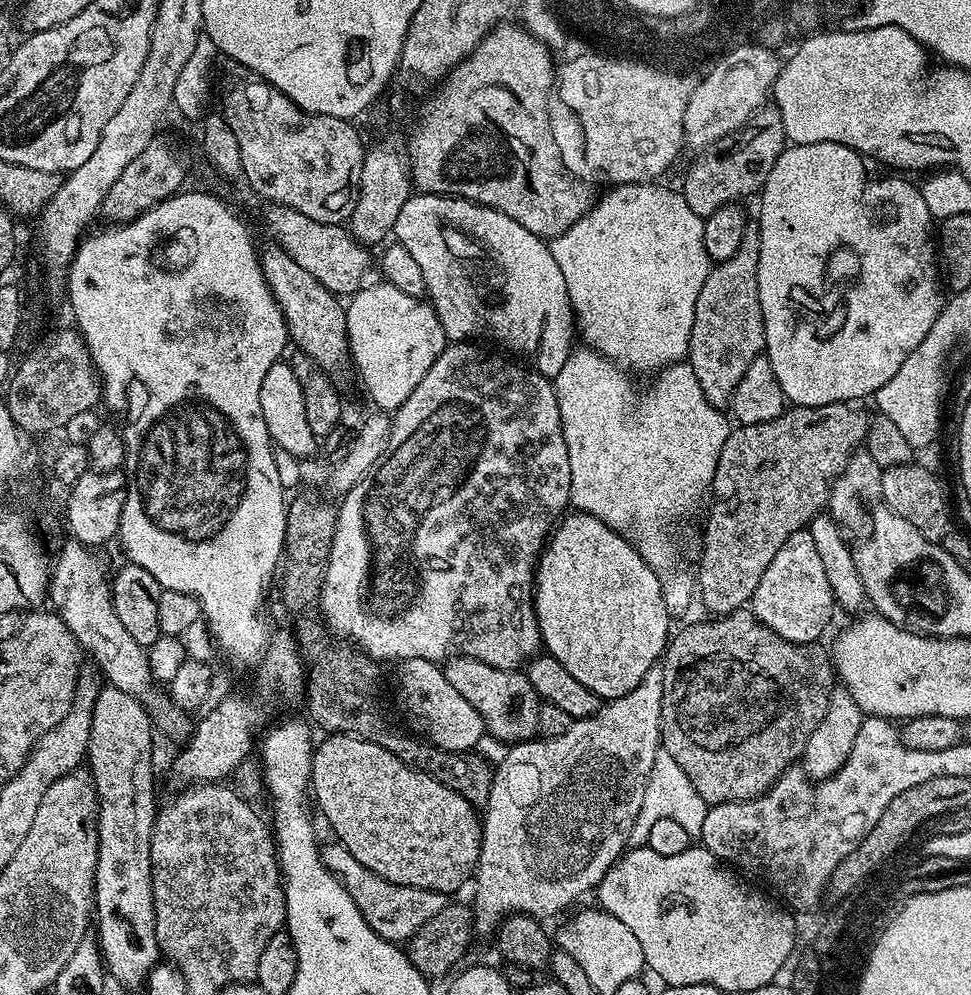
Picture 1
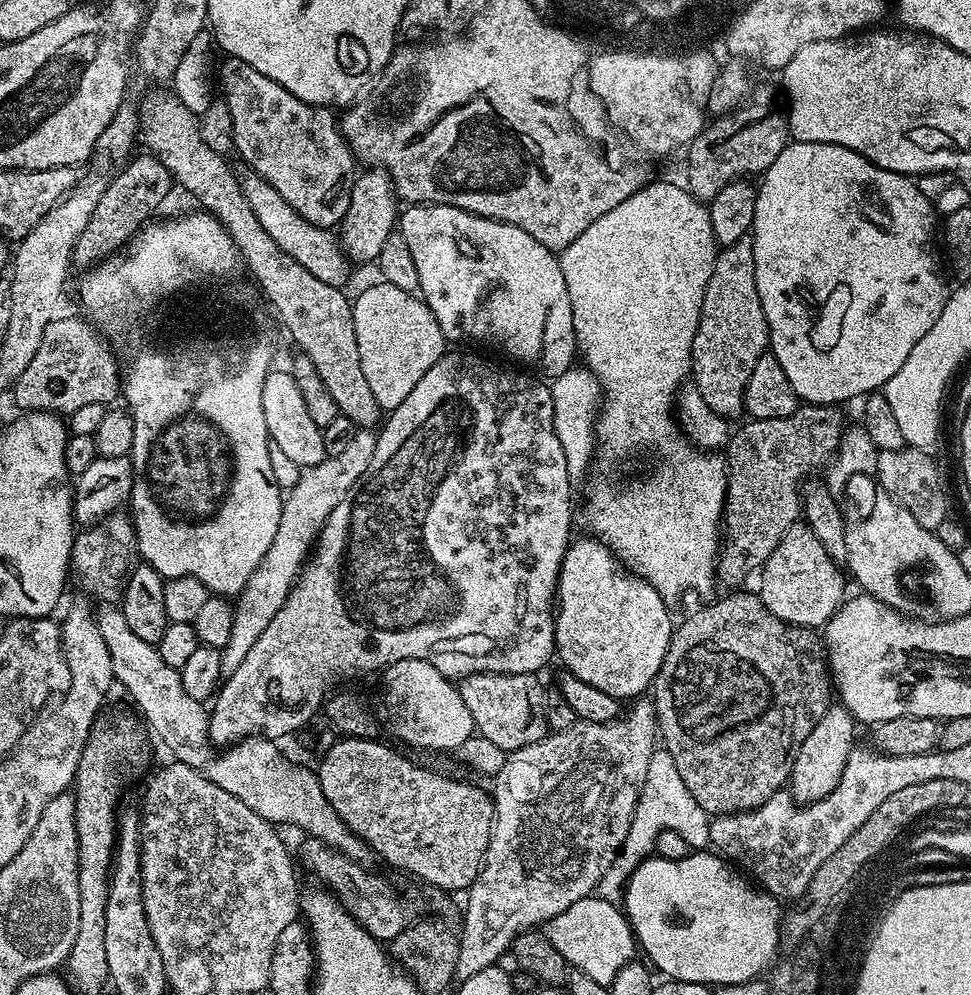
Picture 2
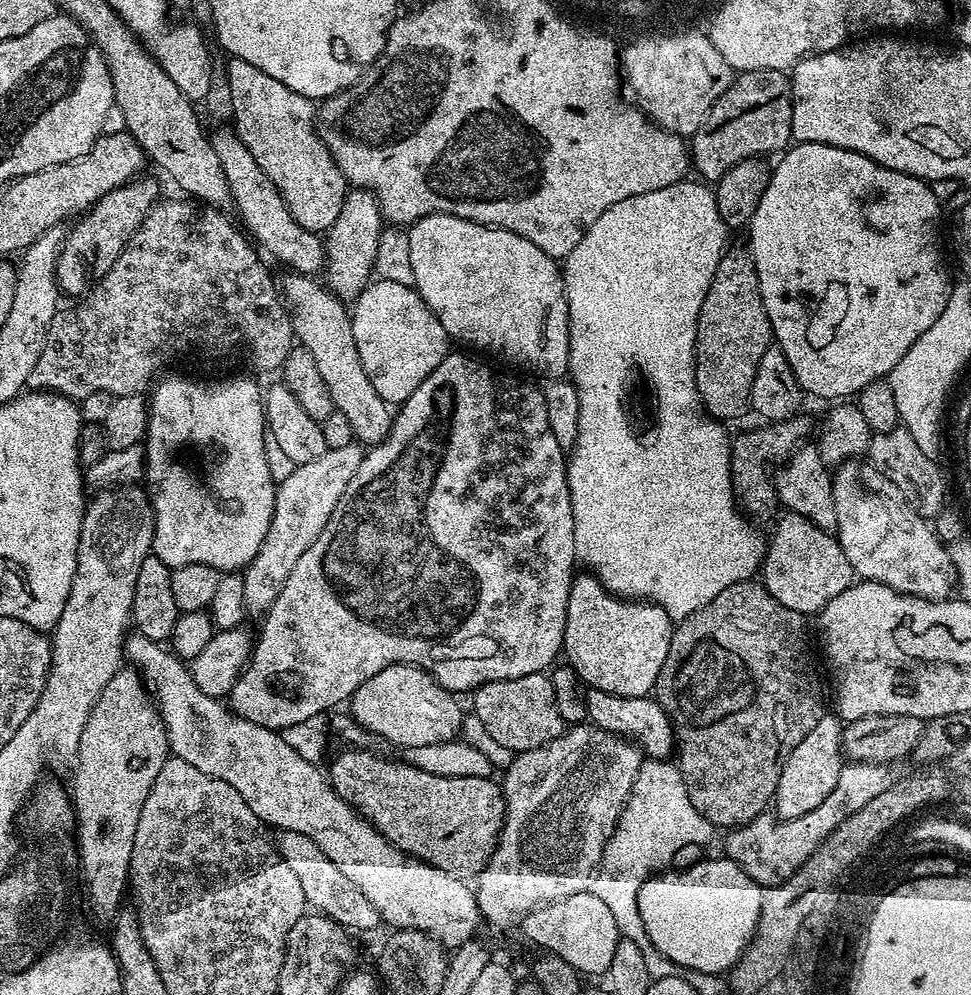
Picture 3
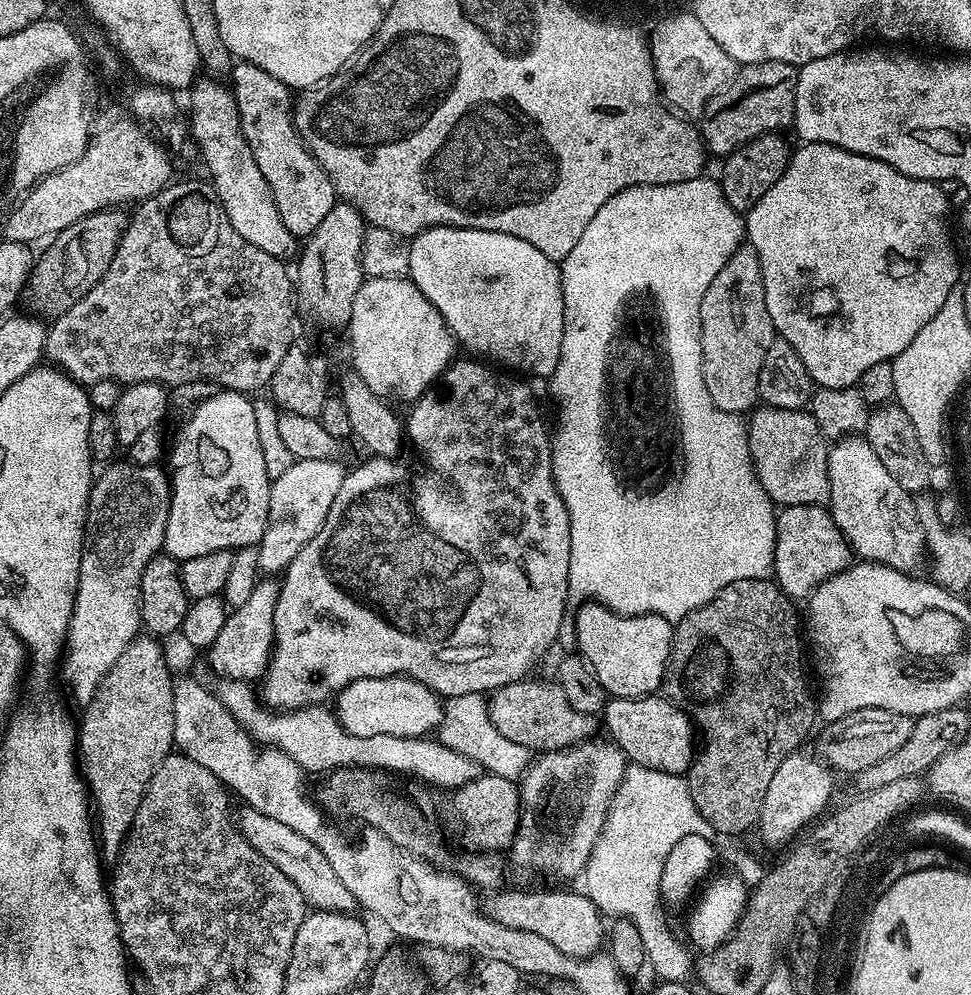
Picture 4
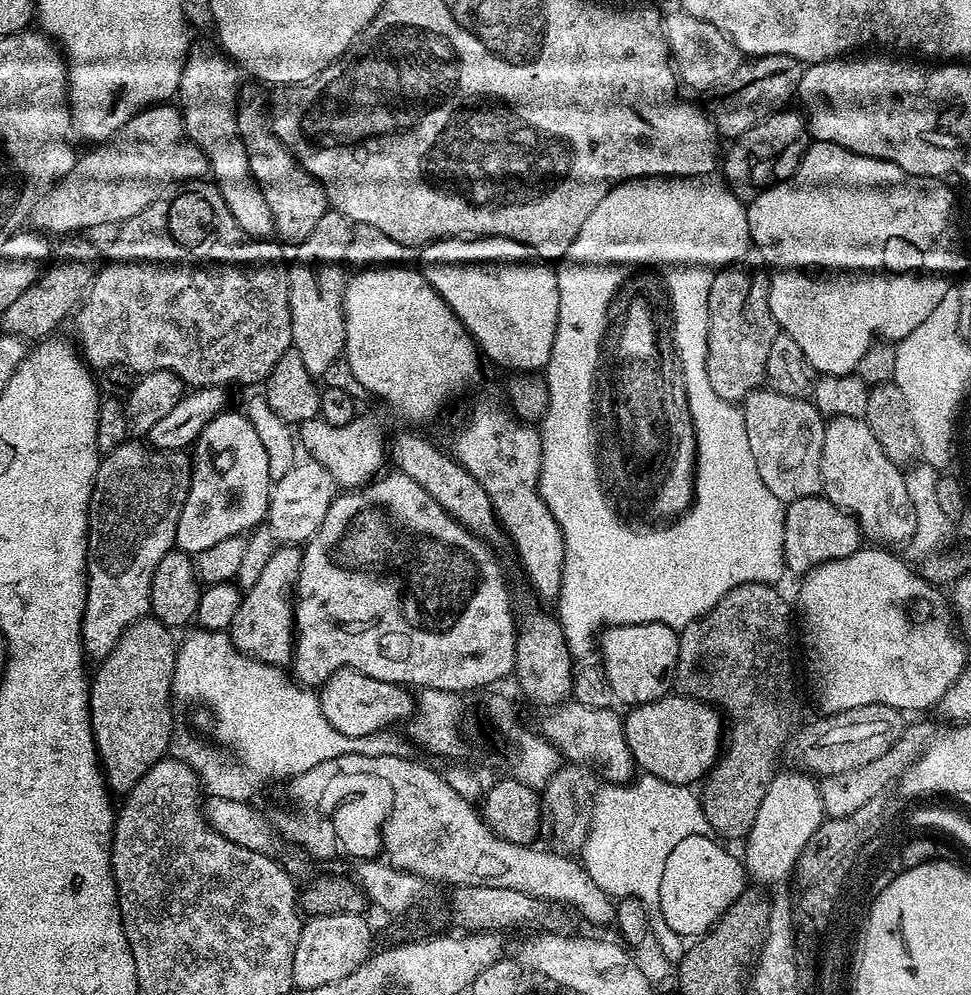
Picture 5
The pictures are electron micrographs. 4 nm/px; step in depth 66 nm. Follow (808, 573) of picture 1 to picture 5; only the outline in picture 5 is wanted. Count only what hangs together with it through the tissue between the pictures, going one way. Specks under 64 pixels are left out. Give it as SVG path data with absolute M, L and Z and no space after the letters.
M823 494L798 498L784 509L784 566L789 573L806 574L831 560L846 558L862 547L862 533L856 519L843 512Z

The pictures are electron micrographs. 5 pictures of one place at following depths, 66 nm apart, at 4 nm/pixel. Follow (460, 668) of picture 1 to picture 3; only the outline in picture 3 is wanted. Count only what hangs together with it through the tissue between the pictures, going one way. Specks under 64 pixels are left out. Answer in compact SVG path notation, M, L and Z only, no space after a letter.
M545 673L526 674L522 678L486 682L471 693L474 717L499 745L519 754L558 738L566 724L560 719L555 704L551 679Z

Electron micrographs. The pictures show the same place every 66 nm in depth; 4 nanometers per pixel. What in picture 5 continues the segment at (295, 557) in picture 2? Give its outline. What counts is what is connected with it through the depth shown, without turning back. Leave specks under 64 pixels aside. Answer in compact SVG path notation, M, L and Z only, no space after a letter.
M308 458L298 462L280 480L275 481L268 497L268 515L266 527L272 532L277 545L300 546L315 534L330 510L332 497L337 495L338 486L332 481L330 470Z

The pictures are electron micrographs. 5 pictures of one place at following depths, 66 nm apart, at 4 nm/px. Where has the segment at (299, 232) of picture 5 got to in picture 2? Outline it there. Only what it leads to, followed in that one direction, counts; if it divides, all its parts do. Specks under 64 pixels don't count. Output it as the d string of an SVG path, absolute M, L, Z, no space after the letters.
M230 55L223 57L224 61L218 64L218 88L222 91L222 99L226 102L226 106L230 110L230 118L234 122L234 142L236 143L235 151L240 152L240 156L249 164L251 171L257 176L261 176L270 186L274 186L274 190L278 190L278 194L282 194L282 198L286 198L286 202L290 202L290 206L294 206L294 210L298 210L298 214L302 214L302 218L306 218L306 222L314 222L323 228L335 229L343 220L346 210L350 206L350 194L354 190L354 182L358 175L358 161L352 155L350 146L346 142L346 138L340 133L340 126L337 117L331 116L329 109L324 106L315 104L307 104L302 102L294 94L290 94L290 90L286 90L286 86L282 86L278 82L274 82L274 78L266 78L266 74L262 74L258 70L254 70L254 66L250 66L246 62L242 62L242 58L234 58Z

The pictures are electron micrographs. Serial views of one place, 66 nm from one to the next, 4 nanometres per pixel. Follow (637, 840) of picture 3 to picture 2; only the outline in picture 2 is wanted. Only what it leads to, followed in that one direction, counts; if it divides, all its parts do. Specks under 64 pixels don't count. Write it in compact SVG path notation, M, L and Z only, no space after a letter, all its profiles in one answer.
M663 750L653 752L650 766L646 770L646 782L642 786L638 806L630 822L630 832L626 834L620 853L600 880L598 894L603 900L619 901L624 895L624 887L632 877L633 870L655 853L658 834L674 830L674 834L682 834L682 838L686 838L689 849L704 850L710 844L711 825L712 820L708 812L702 810L702 806L694 802L690 790L686 790L686 782L682 782L678 766L674 766L674 758L670 758L670 754Z

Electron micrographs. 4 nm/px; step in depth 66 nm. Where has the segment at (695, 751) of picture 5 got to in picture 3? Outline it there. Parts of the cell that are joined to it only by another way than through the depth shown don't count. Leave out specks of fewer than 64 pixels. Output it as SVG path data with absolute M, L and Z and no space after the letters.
M588 688L583 693L587 719L595 728L613 732L637 745L645 757L654 760L667 760L673 755L676 734L672 731L672 723L662 710L662 706L651 695L619 696L606 690Z

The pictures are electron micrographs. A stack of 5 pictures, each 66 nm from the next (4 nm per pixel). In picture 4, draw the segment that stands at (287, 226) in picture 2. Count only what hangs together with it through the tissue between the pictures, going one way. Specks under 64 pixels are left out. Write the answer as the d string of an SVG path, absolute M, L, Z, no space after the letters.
M200 78L193 83L190 95L192 143L195 144L199 155L204 155L204 164L208 167L207 179L226 218L230 218L230 226L234 226L234 230L238 230L238 234L242 234L242 238L250 242L250 246L258 246L258 250L266 250L266 254L288 258L292 251L297 251L298 240L290 234L290 230L286 230L286 225L278 214L278 206L274 204L270 182L266 182L262 170L258 170L258 162L254 162L254 154L250 154L250 146L246 146L246 138L240 129L238 106L231 87L219 80Z

